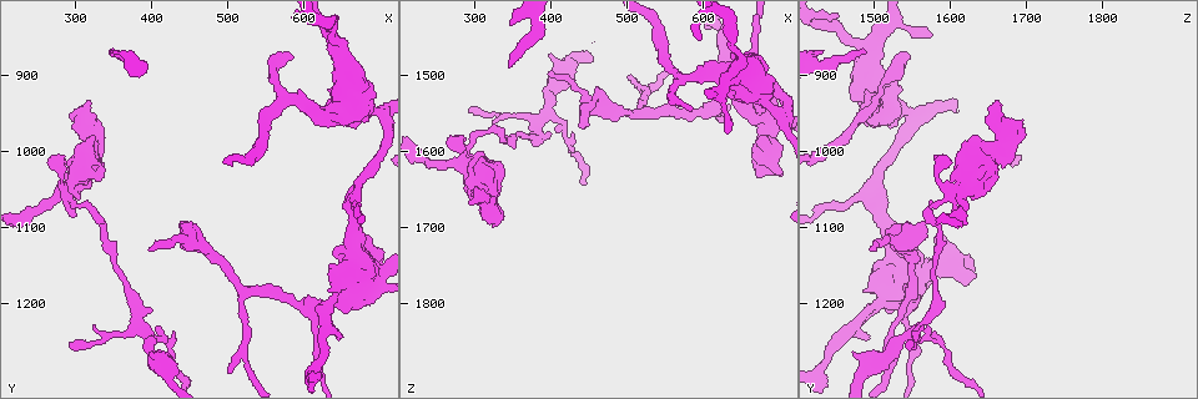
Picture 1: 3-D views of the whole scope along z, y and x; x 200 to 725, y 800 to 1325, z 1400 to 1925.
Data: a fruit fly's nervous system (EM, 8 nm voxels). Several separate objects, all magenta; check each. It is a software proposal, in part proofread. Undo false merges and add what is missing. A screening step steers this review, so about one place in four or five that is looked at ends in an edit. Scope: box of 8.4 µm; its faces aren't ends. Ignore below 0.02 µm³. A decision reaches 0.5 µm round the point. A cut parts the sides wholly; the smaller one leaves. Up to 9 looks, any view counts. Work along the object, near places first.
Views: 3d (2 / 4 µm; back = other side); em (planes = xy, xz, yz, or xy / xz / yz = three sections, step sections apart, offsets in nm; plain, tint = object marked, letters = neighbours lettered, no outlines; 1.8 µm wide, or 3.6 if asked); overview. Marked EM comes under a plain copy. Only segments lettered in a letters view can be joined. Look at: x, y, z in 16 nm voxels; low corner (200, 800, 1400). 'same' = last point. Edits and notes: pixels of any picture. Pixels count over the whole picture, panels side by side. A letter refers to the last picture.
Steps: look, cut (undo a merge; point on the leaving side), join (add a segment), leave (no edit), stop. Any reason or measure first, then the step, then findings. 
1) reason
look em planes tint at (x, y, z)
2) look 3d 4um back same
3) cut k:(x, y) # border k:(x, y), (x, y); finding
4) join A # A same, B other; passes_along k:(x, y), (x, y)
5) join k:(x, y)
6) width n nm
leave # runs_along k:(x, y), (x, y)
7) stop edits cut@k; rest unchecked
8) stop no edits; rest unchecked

branch stops here
look em planes letters at (320, 935, 1665)

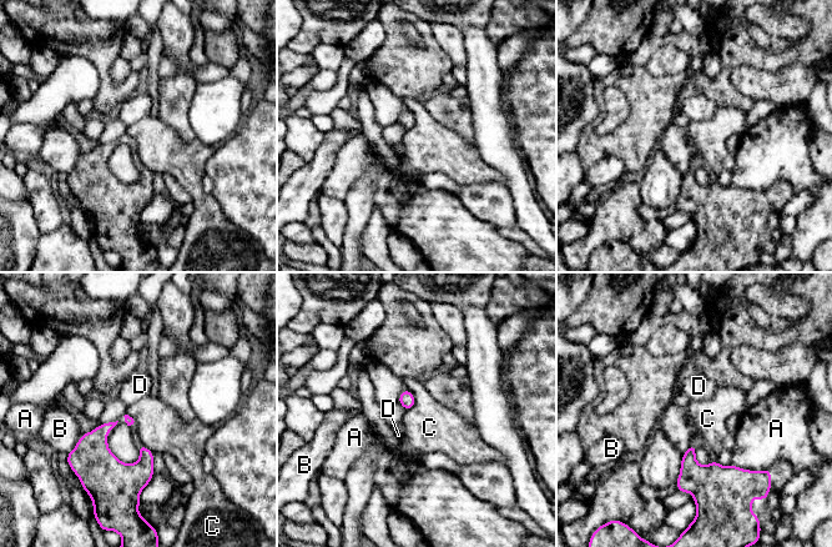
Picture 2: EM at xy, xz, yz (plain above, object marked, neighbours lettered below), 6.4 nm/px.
leave # A other, B other, C other, D other; border 2:(408, 389), (414, 404), (407, 411); no lettered segment goes on from it

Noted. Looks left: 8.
small branch off a trunk
look em planes tint at (285, 1050, 1610)

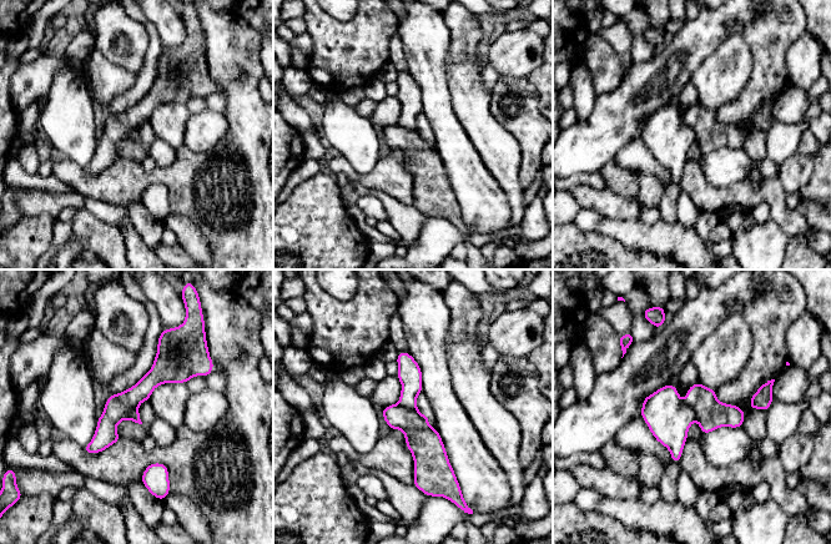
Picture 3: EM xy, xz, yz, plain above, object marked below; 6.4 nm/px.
what lies round it
look em planes letters same

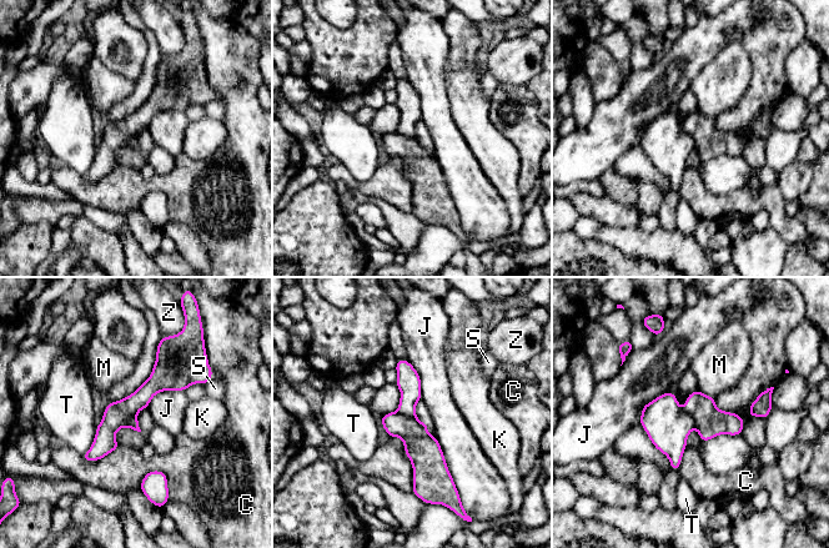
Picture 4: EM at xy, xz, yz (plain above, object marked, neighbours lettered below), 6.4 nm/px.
cut 4:(408, 381) # C other, J other, K other, M other, S other, T other, Z other; border 4:(397, 411), (416, 418); two cells meet here

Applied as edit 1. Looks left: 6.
abrupt turn
look em 3.6um planes letters at (450, 1120, 1535)

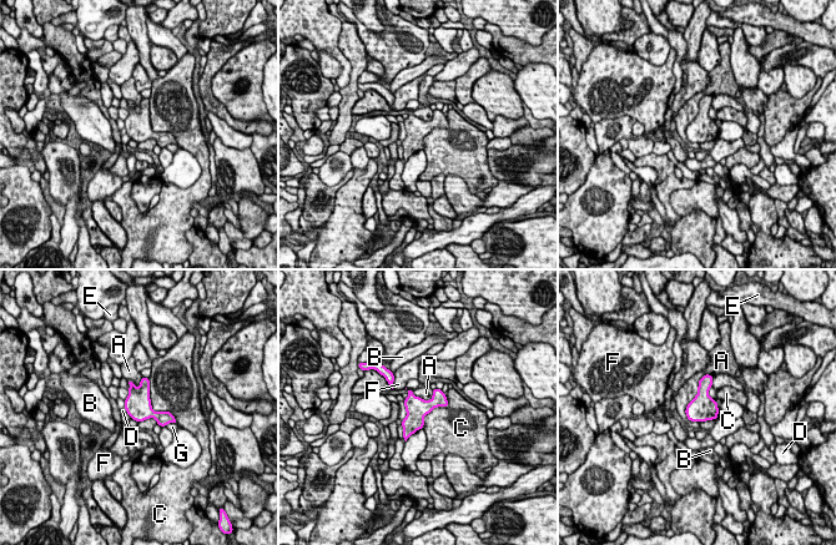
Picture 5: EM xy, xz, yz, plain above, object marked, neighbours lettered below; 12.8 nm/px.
leave # A other, B other, C other, D other, E other, F other, G other; border 5:(147, 378), (151, 407), (177, 423); all the same cell

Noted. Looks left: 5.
free end
look em planes letters at (690, 1170, 1620)

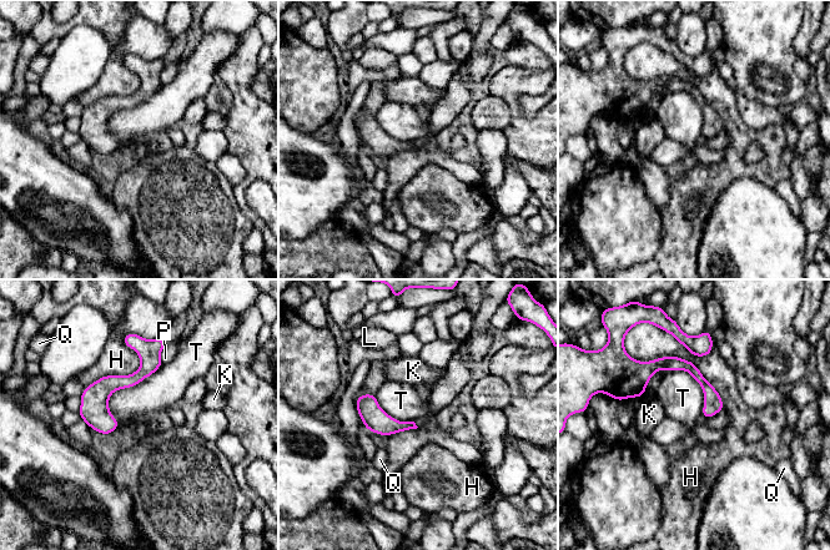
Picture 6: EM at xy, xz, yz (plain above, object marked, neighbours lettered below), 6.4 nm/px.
leave # H other, K other, L other, P other, Q other, T other; border 6:(162, 364), (111, 394), (116, 428); none of them fits

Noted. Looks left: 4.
stop edits cut@4; rest unchecked

